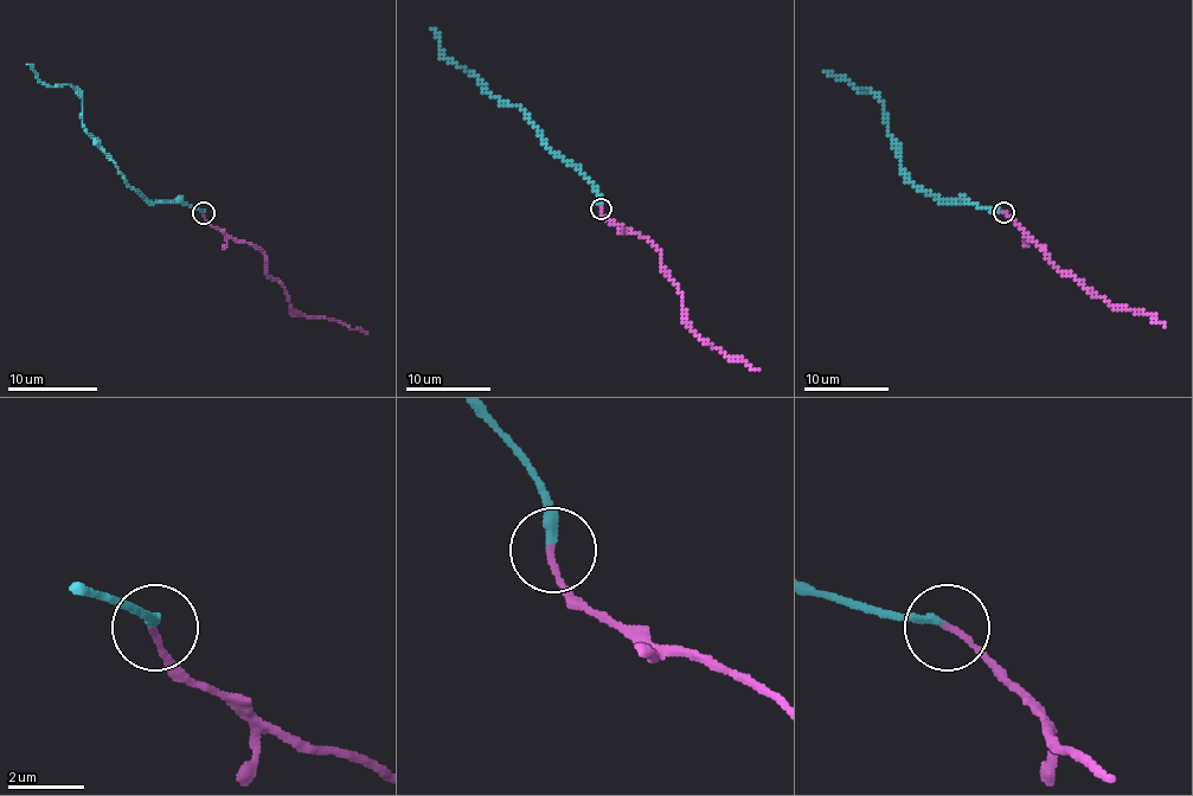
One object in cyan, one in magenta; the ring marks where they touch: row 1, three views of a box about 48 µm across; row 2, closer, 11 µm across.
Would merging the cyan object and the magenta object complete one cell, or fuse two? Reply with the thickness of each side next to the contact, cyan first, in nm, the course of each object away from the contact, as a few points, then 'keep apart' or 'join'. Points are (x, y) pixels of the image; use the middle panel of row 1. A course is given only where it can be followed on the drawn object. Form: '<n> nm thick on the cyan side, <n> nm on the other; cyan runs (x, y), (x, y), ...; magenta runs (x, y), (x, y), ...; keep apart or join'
240 nm thick on the cyan side, 160 nm on the other; cyan runs (601, 209), (598, 192), (551, 149), (517, 104), (502, 104), (451, 62), (431, 27); magenta runs (601, 209), (611, 224), (645, 236), (660, 251), (662, 267), (681, 294), (687, 326), (726, 355), (758, 368); keep apart

